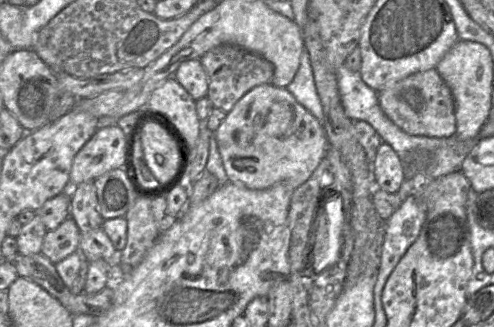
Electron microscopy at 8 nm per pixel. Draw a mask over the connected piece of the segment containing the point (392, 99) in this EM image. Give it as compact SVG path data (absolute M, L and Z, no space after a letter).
M436 68L409 75L378 92L384 114L404 132L430 138L452 137L456 132L455 102Z

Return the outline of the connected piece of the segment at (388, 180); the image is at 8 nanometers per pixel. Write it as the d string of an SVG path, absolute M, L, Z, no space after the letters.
M380 144L372 162L374 185L390 193L397 193L405 179L405 169L399 155L388 144Z

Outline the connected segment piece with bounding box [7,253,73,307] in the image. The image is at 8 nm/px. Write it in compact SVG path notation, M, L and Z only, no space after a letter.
M17 253L11 261L7 262L13 266L18 276L37 283L64 307L68 307L73 293L64 285L55 264L43 254L22 255Z

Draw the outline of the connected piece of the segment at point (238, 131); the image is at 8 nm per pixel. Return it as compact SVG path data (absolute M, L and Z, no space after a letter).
M273 84L259 85L248 91L213 134L229 182L253 190L267 189L276 184L299 187L313 174L329 147L323 124L286 88Z

